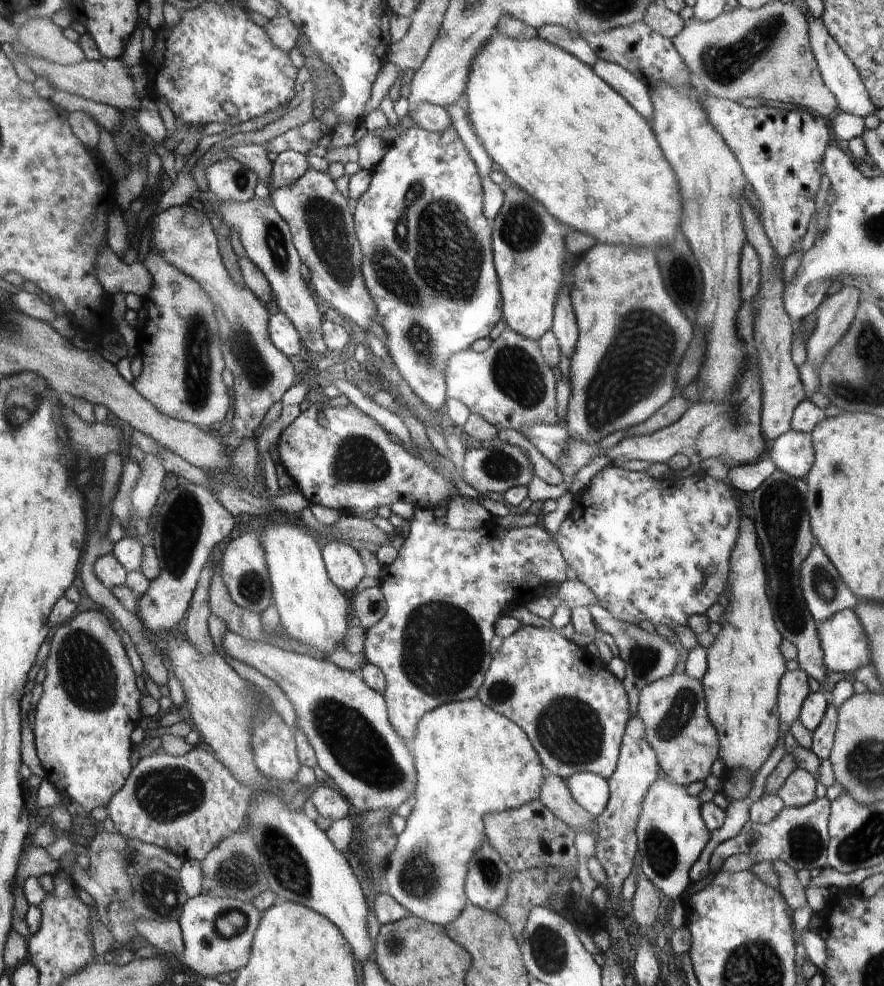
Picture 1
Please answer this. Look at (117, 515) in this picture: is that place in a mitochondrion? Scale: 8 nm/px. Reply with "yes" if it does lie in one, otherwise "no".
no

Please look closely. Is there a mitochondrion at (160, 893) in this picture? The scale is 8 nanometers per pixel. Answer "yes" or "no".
yes

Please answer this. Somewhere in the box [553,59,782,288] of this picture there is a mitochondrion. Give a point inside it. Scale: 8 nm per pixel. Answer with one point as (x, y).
(676, 263)

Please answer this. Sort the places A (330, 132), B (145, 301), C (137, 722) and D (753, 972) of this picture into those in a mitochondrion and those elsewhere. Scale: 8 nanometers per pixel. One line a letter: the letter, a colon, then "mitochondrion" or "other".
A: other
B: other
C: other
D: mitochondrion

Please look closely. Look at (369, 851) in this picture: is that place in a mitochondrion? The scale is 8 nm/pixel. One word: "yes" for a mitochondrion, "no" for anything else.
no

